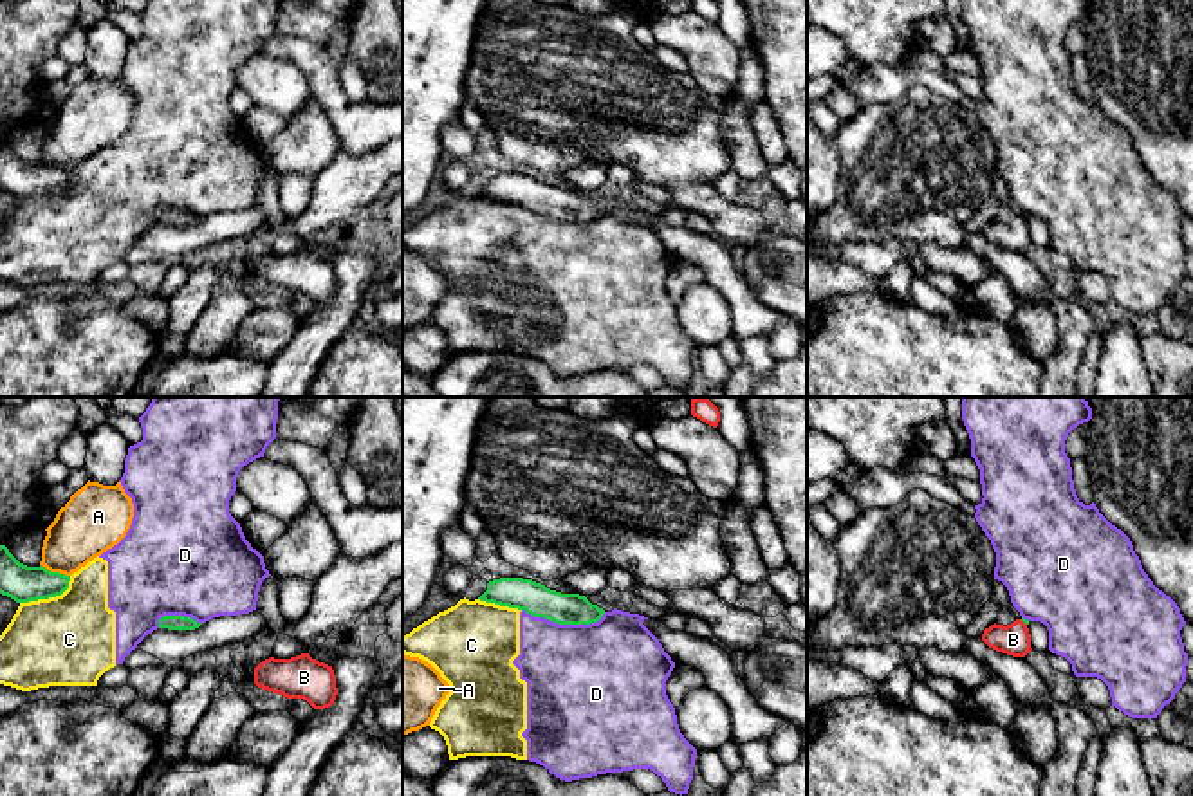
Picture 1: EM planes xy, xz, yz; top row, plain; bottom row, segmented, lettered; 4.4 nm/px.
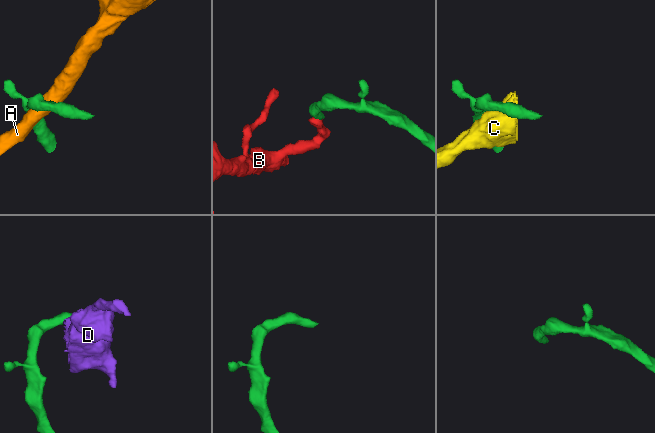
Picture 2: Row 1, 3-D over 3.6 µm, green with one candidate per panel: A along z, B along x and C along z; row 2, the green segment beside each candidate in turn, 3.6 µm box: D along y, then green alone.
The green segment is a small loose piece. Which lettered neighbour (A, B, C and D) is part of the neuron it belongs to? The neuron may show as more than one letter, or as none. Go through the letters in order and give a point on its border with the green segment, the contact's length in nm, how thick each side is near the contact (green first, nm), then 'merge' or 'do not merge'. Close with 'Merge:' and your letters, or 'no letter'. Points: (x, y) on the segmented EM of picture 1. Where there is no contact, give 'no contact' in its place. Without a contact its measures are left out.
A: xy (55, 573) | 150 nm | 160/280 nm | do not merge
B: yz (1024, 621) | 40 nm | 20/140 nm | merge
C: xy (49, 596) | 260 nm | 160/400 nm | do not merge
D: xz (564, 623) | 380 nm | 140/460 nm | do not merge
Merge: B

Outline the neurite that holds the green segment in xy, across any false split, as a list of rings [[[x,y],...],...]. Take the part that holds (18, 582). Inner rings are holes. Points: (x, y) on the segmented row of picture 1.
[[[0,545],[0,594],[16,603],[29,603],[61,596],[70,576],[51,572],[45,567],[20,563],[5,545]]]

